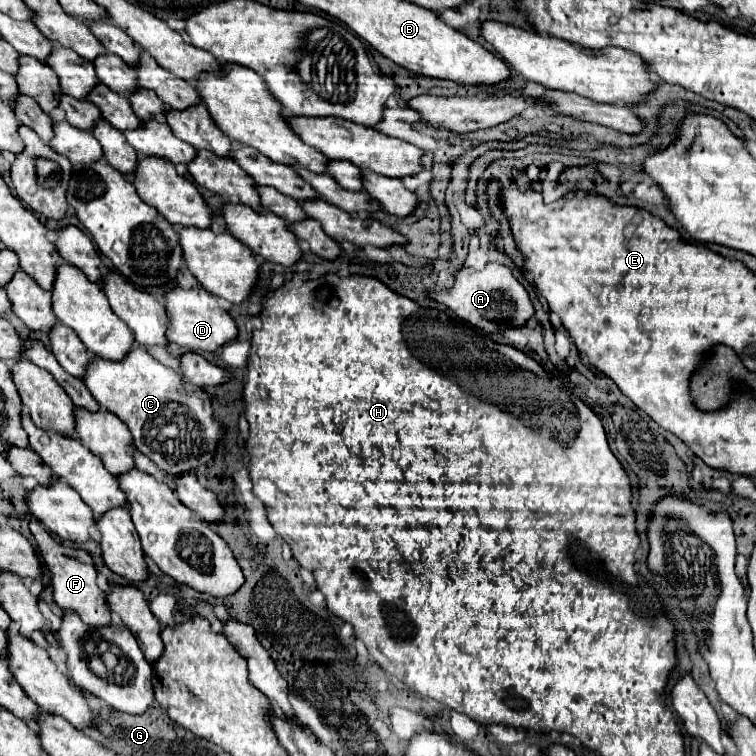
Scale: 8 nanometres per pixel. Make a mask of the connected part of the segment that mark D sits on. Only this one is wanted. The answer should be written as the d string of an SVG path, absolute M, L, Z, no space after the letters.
M174 285L164 295L164 307L168 315L168 343L188 347L190 351L216 351L218 347L230 343L238 335L234 319L222 305L218 305L214 297L210 297L210 293L204 287L196 285L186 291Z

